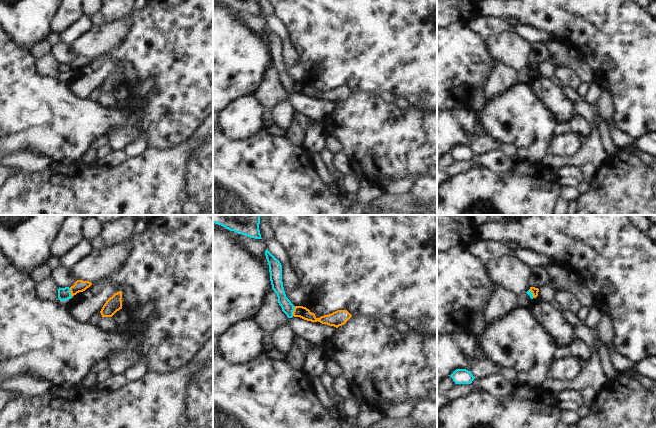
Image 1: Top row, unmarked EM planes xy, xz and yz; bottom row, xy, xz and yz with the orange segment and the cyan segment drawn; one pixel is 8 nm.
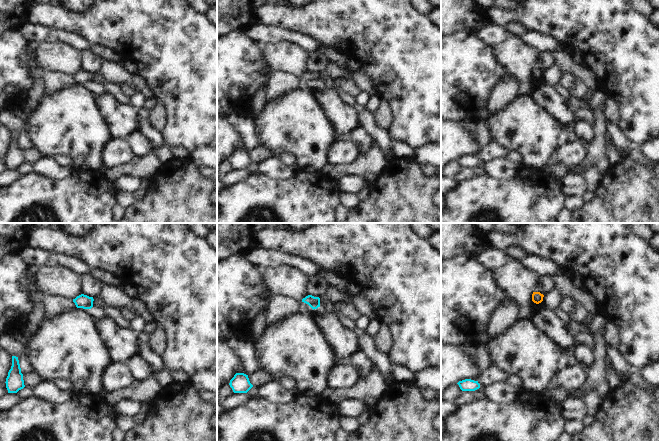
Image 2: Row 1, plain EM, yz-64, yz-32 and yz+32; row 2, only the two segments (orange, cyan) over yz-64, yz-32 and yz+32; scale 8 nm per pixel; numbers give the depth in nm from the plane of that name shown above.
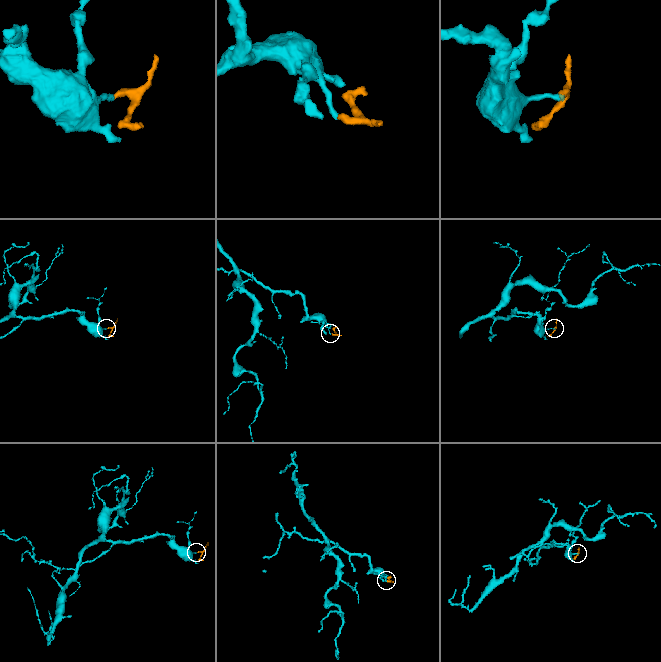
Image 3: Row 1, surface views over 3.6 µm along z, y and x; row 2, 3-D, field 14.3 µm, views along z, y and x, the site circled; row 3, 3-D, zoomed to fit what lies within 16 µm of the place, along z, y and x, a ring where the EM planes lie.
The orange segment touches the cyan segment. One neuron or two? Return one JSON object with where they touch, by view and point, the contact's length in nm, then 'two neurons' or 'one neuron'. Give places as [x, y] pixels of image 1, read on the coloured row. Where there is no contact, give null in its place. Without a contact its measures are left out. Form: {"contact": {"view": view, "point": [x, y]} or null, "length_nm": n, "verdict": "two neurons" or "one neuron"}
{"contact": {"view": "xz", "point": [293, 311]}, "length_nm": 80, "verdict": "two neurons"}

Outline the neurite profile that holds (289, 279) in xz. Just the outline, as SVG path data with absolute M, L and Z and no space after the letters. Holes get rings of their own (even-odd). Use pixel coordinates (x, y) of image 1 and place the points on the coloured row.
M266 240L266 247L268 251L280 261L282 265L282 282L284 291L288 292L295 288L299 284L296 274L290 266L287 254L283 247L275 240Z

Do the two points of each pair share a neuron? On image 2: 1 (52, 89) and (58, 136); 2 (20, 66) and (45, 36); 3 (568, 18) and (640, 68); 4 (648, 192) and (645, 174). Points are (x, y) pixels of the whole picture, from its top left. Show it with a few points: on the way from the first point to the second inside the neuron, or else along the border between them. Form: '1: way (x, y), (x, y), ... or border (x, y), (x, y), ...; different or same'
1: border (75, 85), (44, 97); different
2: border (18, 30), (29, 42), (35, 45); different
3: way (586, 18), (590, 18), (622, 50); same
4: way (648, 188), (645, 184), (645, 178); same

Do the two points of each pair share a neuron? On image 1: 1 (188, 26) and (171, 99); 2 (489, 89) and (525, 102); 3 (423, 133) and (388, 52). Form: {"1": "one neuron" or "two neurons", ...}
{"1": "one neuron", "2": "two neurons", "3": "two neurons"}

